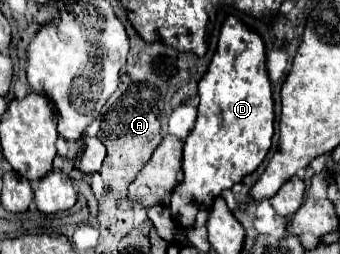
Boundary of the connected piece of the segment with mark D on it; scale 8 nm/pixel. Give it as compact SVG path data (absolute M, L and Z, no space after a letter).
M228 17L220 31L216 55L200 81L200 105L196 127L184 141L184 183L182 195L172 195L170 211L178 217L178 227L194 225L198 205L210 209L224 189L240 183L264 161L274 135L274 101L266 71L264 43L240 19Z

